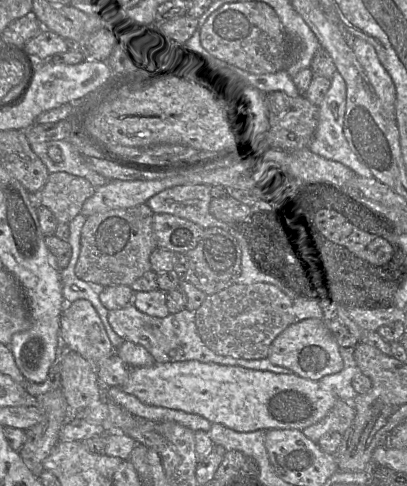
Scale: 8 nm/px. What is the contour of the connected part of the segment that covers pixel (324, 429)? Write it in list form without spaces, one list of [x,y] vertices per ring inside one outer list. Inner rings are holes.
[[[338,399],[329,413],[319,422],[301,430],[311,441],[318,444],[319,439],[328,432],[343,433],[350,427],[355,410],[350,402]]]

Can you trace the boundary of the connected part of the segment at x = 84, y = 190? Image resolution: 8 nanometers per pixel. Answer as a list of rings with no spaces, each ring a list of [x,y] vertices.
[[[66,172],[49,173],[39,191],[39,203],[53,213],[58,223],[69,224],[94,192],[95,188],[82,177]]]

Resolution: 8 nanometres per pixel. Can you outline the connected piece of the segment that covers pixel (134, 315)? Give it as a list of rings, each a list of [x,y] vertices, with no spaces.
[[[133,304],[124,308],[111,310],[108,321],[113,331],[124,341],[143,346],[151,353],[156,363],[172,363],[197,360],[202,363],[215,363],[229,366],[239,366],[252,370],[269,371],[275,374],[292,374],[293,372],[281,366],[272,364],[267,358],[245,360],[221,356],[210,350],[202,341],[195,323],[195,312],[187,308],[167,317],[158,318],[139,311]]]

